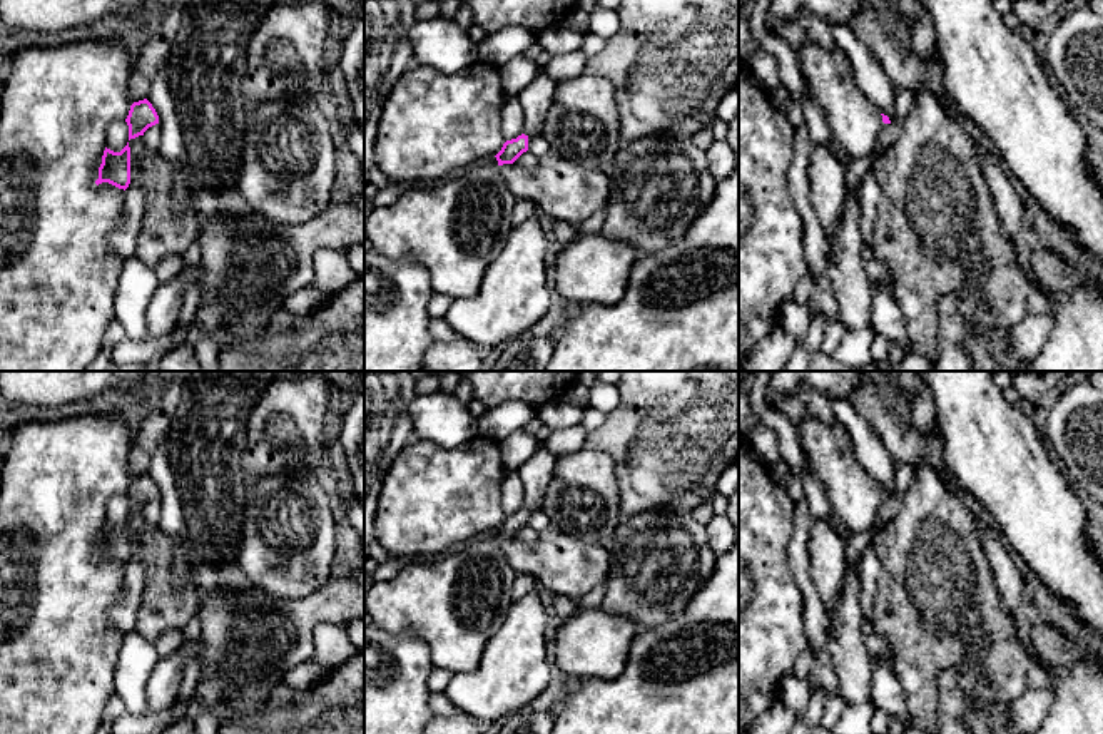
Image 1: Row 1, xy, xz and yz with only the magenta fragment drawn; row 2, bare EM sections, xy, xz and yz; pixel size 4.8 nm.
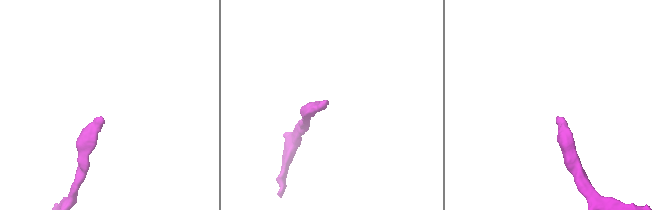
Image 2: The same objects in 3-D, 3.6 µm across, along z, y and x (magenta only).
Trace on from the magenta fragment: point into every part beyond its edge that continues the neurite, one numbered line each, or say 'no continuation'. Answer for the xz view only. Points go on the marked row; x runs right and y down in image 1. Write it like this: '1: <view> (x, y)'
1: xz (535, 99)

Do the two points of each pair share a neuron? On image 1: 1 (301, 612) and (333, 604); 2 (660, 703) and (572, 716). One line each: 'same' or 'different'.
1: same
2: same

